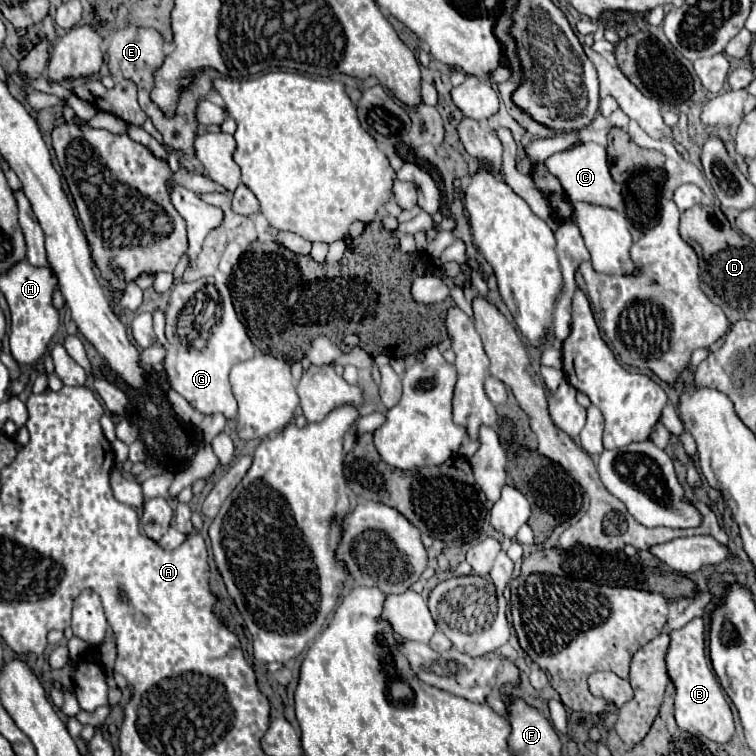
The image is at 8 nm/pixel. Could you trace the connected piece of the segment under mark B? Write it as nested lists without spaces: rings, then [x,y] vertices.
[[[701,617],[689,621],[683,629],[671,631],[671,645],[667,651],[667,673],[677,689],[675,693],[675,721],[679,729],[691,735],[703,735],[719,745],[731,741],[735,727],[733,727],[733,713],[725,699],[719,679],[713,673],[711,661],[707,657],[705,645],[705,623]]]

